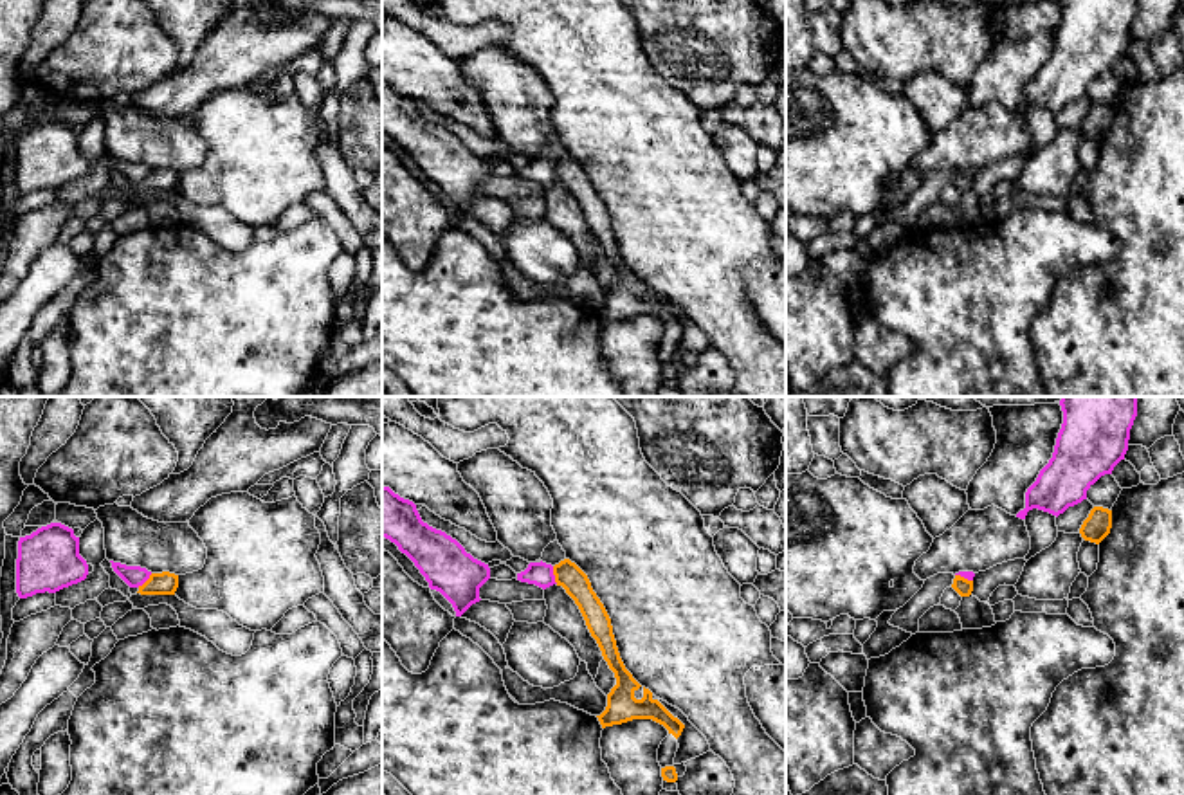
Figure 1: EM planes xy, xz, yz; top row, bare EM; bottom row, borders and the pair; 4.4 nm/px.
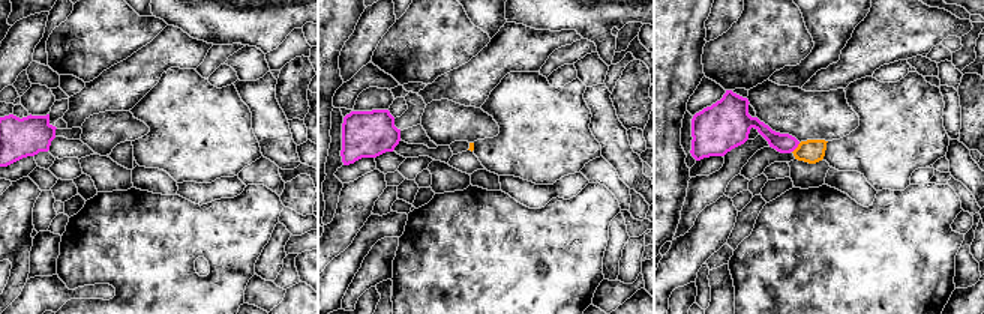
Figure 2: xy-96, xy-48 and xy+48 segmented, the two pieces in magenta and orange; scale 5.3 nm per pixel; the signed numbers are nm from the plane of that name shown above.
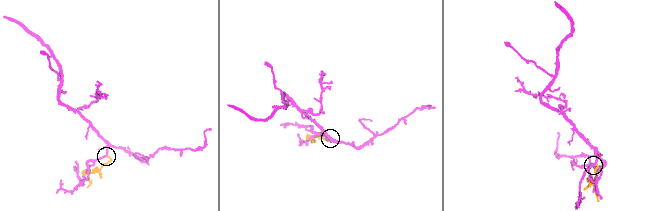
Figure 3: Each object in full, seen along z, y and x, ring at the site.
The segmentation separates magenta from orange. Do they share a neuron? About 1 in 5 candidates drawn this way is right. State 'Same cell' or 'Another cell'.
Another cell

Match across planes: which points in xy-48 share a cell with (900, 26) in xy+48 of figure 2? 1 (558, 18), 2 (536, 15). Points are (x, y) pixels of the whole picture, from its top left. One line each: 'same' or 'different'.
1: different
2: different

